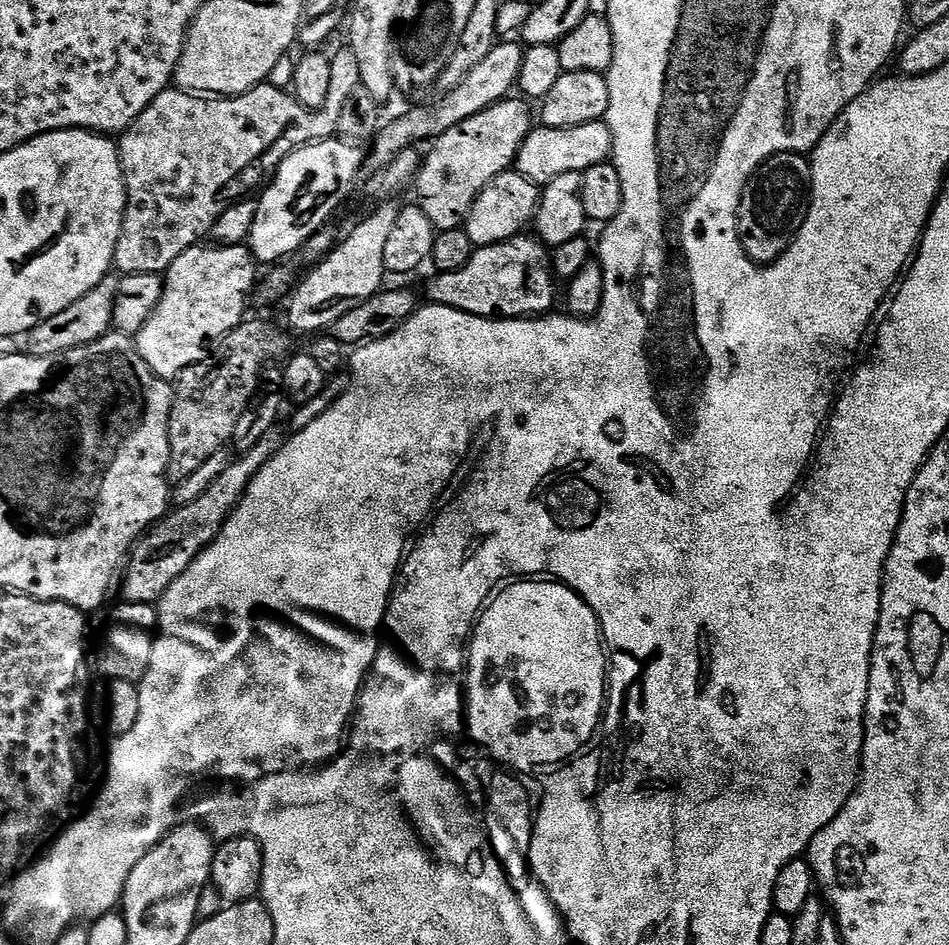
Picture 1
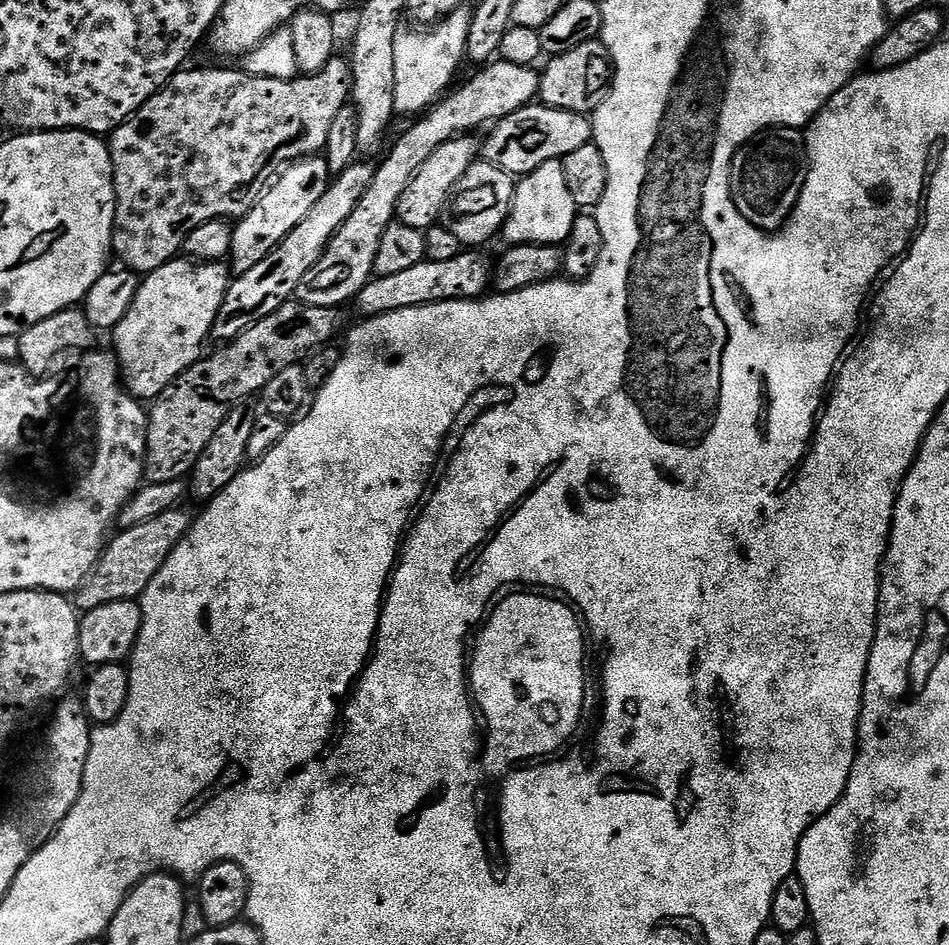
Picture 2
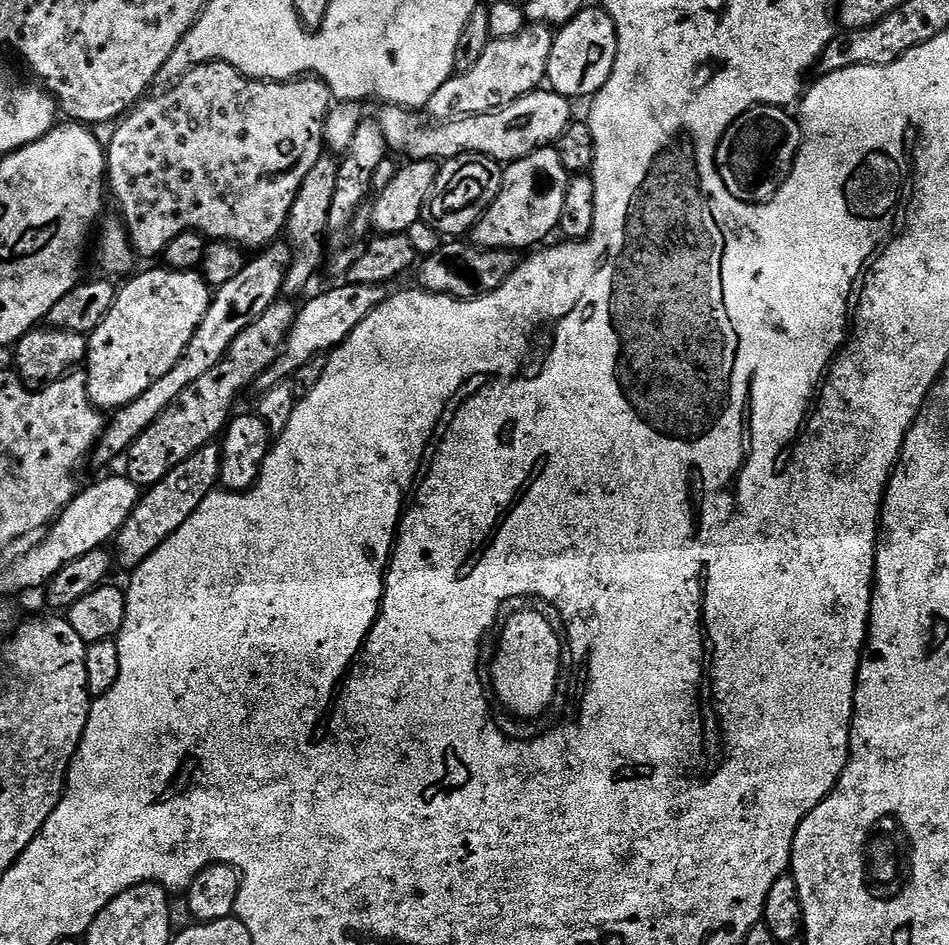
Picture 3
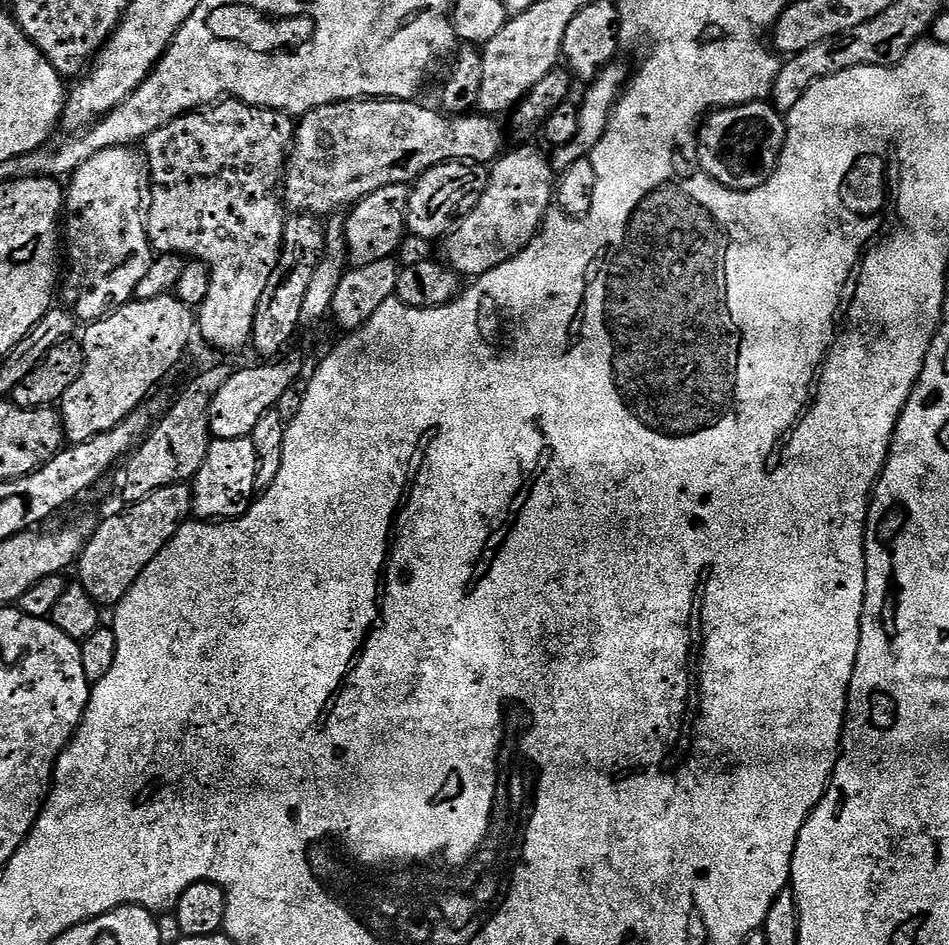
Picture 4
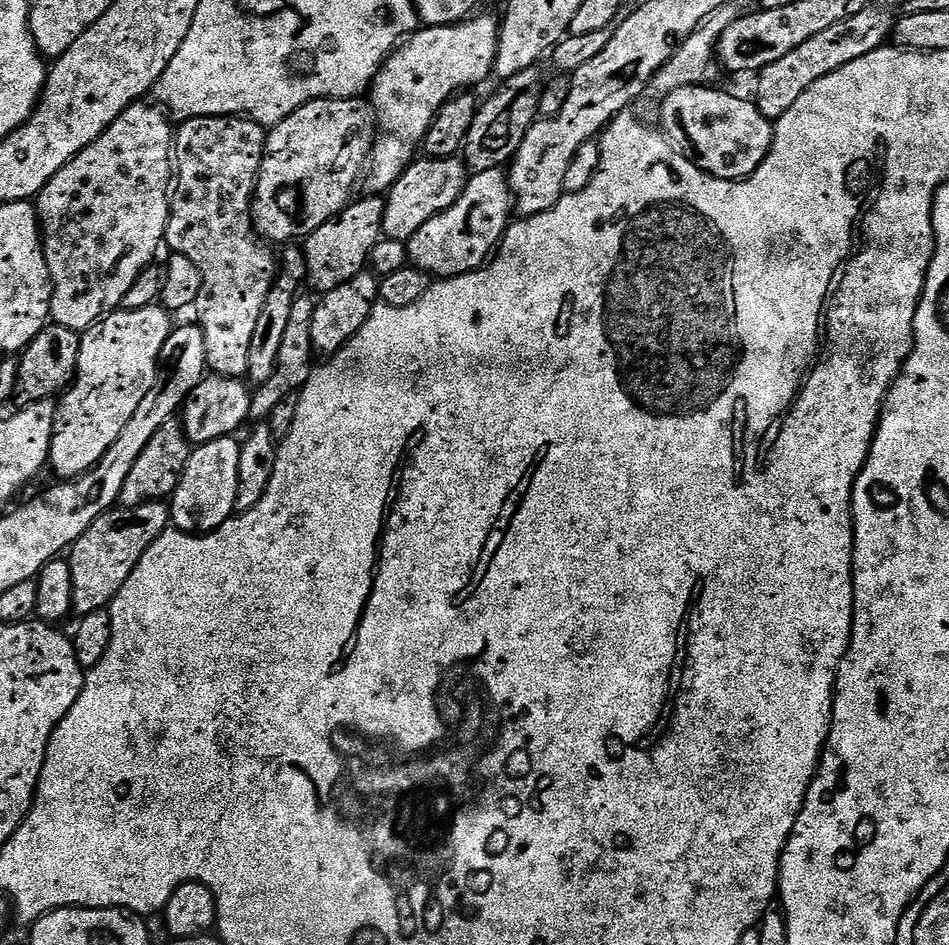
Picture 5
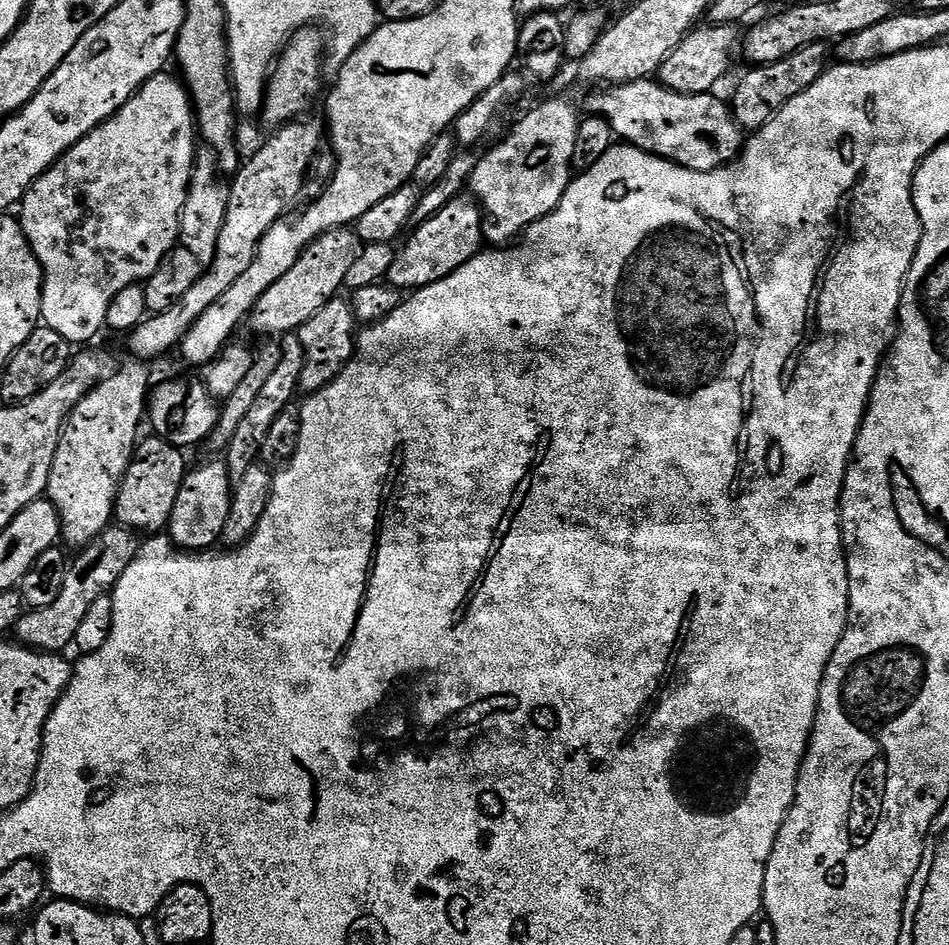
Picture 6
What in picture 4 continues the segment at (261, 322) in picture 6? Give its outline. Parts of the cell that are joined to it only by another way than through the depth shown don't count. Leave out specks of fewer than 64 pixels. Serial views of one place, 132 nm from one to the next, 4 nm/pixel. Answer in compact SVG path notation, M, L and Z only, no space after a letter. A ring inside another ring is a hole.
M407 184L382 186L382 190L374 190L369 196L364 196L351 205L349 212L352 213L347 213L344 222L348 262L351 267L370 266L379 260L390 260L395 257L406 235L409 191Z

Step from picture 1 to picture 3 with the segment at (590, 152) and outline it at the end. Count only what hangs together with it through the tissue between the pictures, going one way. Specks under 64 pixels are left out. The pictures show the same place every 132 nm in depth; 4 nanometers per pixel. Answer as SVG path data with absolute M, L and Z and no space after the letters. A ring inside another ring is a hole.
M554 91L527 92L498 112L489 112L486 116L465 116L443 126L432 126L436 128L430 129L424 136L423 155L444 161L472 151L481 152L484 155L481 157L492 162L522 160L543 148L559 145L560 139L574 120L571 107L573 105L568 97L560 96Z

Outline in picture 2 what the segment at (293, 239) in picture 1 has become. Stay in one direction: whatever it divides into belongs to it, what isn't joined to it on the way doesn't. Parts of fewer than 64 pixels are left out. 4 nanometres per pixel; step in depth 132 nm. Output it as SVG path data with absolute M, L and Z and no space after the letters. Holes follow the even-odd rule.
M319 155L309 156L303 160L295 161L283 169L275 177L274 183L264 189L258 202L246 213L235 221L232 230L232 253L230 255L230 268L233 273L239 274L258 266L270 250L274 250L314 210L318 198L326 194L334 173L328 168L327 160Z

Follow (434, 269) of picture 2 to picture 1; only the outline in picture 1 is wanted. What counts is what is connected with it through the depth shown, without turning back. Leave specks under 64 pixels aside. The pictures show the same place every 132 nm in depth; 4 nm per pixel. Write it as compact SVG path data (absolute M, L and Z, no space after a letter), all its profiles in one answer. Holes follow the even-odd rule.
M532 234L512 236L509 240L493 244L481 244L473 251L466 266L449 272L436 272L433 277L428 284L427 299L431 303L489 318L539 318L551 313L552 303L556 300L556 283L558 283L549 245Z

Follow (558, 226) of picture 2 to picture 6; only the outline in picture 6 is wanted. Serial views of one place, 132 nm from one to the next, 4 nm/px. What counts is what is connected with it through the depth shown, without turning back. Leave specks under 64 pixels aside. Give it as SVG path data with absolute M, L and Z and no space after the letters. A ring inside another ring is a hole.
M457 198L452 200L434 218L430 218L415 229L403 241L404 249L401 247L394 258L394 266L390 266L387 283L391 287L401 290L415 290L425 288L458 270L470 258L474 258L482 251L484 232L480 229L480 205L471 199Z

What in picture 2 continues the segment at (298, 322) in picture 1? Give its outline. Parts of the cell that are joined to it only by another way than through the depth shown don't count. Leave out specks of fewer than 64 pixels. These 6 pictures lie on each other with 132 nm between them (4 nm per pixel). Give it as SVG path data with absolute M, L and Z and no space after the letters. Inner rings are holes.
M497 59L481 67L473 80L466 81L457 92L449 91L431 111L421 115L417 119L421 120L408 129L392 149L387 149L388 157L378 164L366 194L362 194L362 202L354 206L354 214L346 218L346 222L336 232L336 237L328 243L324 257L309 270L302 282L298 282L295 299L310 306L335 308L355 298L373 279L372 267L374 254L378 254L378 242L385 228L396 220L398 198L402 198L402 190L410 186L422 162L426 162L426 158L430 158L438 146L448 140L455 140L458 134L468 134L473 131L471 128L505 120L519 108L533 103L540 91L540 78L532 71L531 67L523 64Z

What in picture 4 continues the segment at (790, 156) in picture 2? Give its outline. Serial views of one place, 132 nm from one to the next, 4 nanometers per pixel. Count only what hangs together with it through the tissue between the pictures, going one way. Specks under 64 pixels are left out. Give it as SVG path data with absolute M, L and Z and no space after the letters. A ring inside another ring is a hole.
M768 102L737 104L731 108L718 108L704 117L696 133L696 149L700 164L722 186L733 188L735 192L749 192L762 186L776 172L780 155L784 149L784 139L788 133L785 117Z

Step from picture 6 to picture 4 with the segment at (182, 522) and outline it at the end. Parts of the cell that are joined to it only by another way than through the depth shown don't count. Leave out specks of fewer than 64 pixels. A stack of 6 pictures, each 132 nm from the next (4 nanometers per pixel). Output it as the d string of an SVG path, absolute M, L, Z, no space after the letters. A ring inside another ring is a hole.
M243 436L242 438L222 438L221 440L213 439L206 450L206 462L202 462L202 466L198 470L198 474L193 476L190 483L192 485L192 516L195 519L205 522L219 522L221 520L236 520L240 516L244 516L248 512L248 508L252 505L254 497L257 495L256 471L258 470L258 454L254 450L254 442L251 436Z

